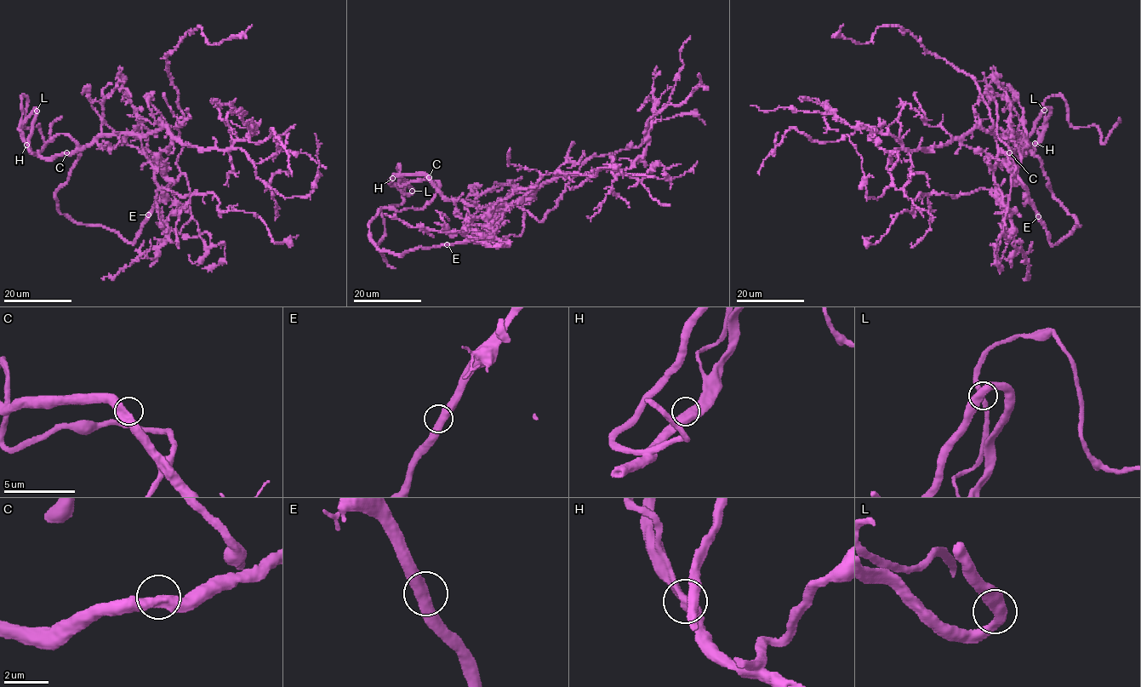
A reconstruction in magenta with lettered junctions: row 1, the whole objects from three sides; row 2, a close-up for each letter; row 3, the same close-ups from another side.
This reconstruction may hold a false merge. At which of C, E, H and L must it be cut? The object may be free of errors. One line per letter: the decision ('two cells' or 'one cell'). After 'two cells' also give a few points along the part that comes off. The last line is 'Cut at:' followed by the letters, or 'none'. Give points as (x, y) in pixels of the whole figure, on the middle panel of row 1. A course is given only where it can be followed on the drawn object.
C: one cell
E: one cell
H: one cell
L: one cell
Cut at: none

